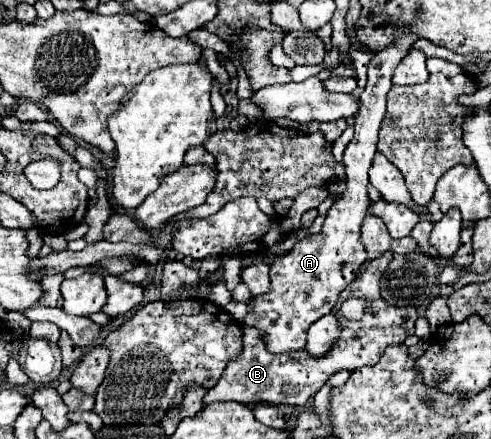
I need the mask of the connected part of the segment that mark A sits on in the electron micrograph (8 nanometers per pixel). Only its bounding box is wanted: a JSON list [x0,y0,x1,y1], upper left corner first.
[242,33,418,355]

